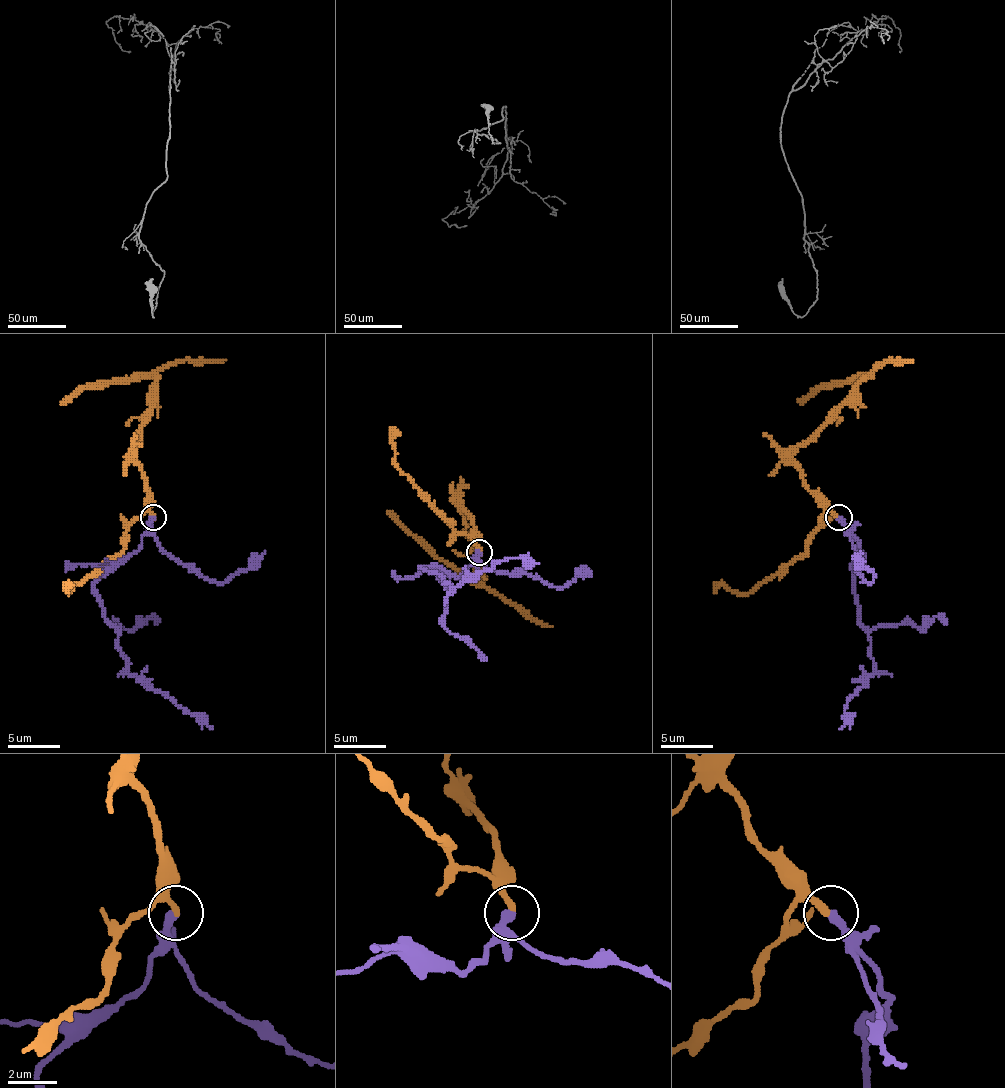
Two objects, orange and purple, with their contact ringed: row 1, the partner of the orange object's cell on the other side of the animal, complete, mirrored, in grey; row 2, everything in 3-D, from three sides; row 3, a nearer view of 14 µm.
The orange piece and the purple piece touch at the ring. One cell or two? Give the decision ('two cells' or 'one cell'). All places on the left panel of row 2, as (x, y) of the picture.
one cell

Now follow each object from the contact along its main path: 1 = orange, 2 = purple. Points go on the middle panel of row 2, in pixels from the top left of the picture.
1: (479, 553), (473, 521), (463, 506), (465, 534), (479, 555), (479, 581), (468, 581), (431, 555), (387, 511)
2: (479, 553), (468, 571), (458, 576), (421, 568), (434, 571), (452, 587), (510, 558), (539, 563)

